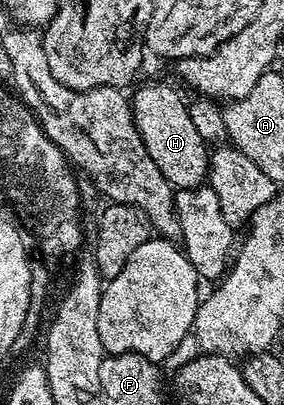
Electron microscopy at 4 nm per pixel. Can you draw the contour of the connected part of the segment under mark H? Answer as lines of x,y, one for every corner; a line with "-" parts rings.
144,85
136,94
131,94
130,104
142,143
173,190
197,189
205,184
208,180
210,146
194,128
185,98
180,98
179,91
172,85

